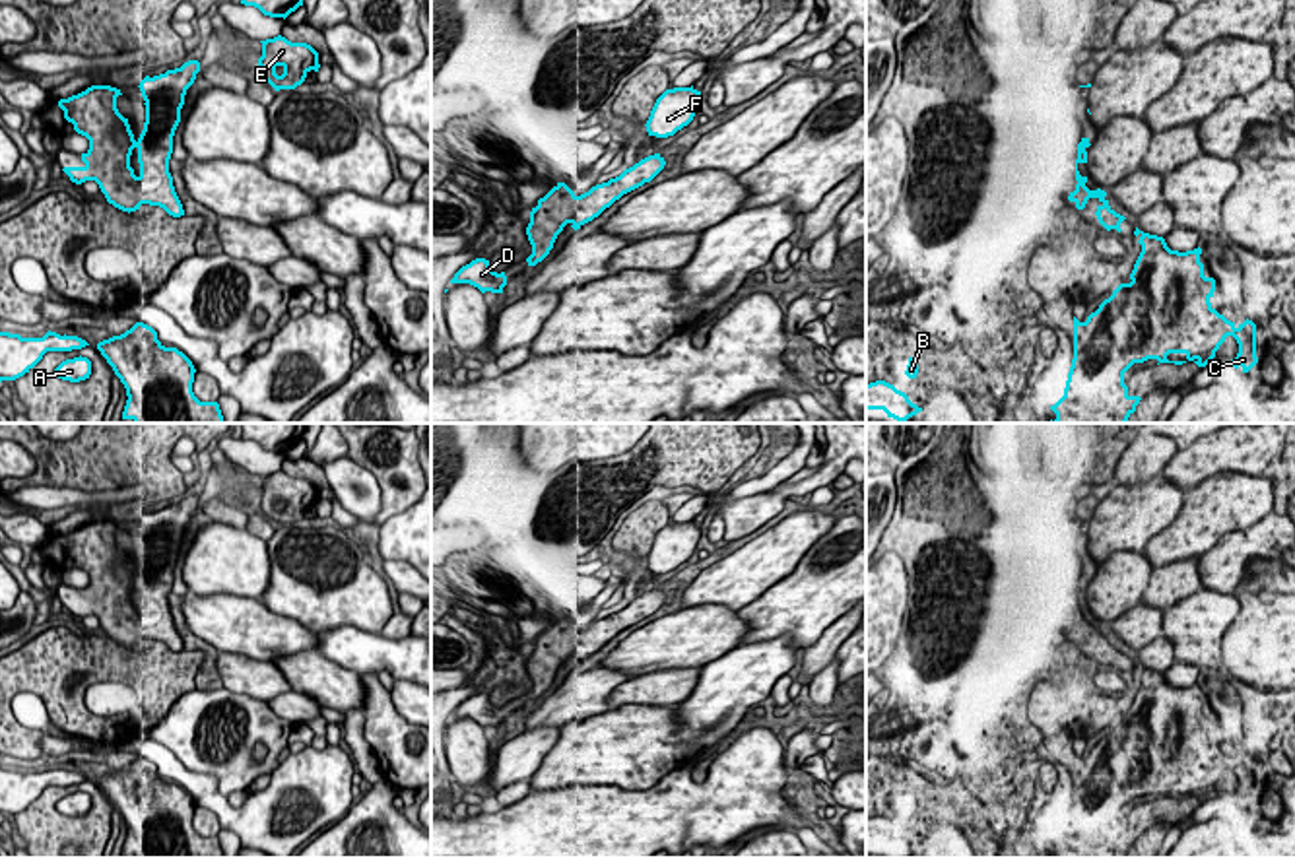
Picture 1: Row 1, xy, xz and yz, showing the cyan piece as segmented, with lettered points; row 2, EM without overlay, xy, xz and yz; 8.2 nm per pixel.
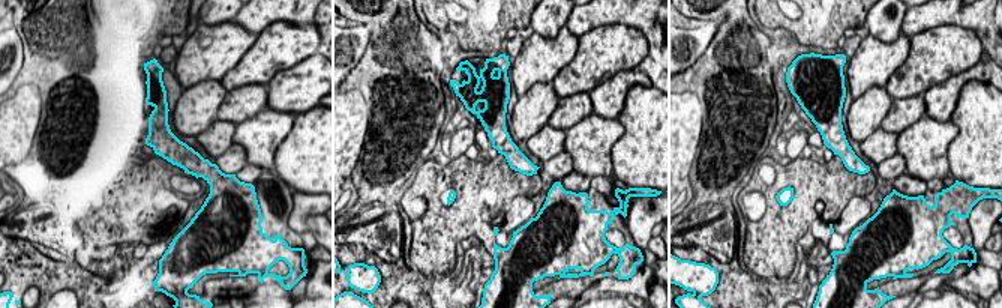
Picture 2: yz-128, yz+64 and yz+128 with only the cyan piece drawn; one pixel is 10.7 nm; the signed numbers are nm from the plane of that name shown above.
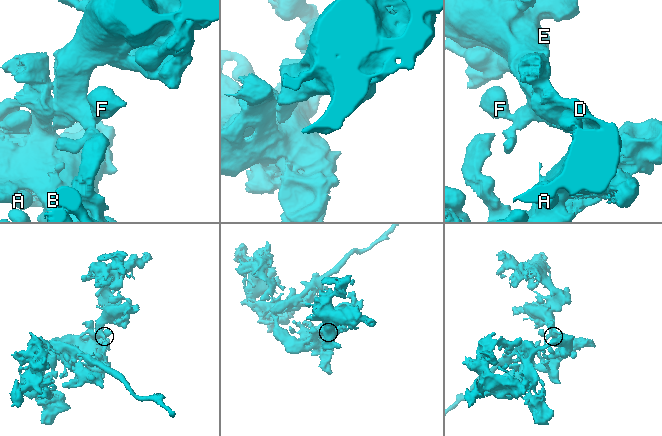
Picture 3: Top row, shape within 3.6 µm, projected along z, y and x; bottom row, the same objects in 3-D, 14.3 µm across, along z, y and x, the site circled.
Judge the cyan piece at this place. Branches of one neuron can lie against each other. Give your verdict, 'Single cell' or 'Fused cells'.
Single cell

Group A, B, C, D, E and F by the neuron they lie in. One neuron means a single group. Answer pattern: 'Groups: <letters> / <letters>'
Groups: A B C D E F

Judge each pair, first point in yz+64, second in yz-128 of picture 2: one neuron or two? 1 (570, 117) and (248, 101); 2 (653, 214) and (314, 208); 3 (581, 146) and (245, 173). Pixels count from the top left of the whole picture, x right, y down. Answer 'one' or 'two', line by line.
1: one
2: one
3: two

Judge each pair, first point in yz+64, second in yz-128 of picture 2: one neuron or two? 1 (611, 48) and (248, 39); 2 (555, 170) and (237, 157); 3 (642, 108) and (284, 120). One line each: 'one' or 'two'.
1: two
2: one
3: two

